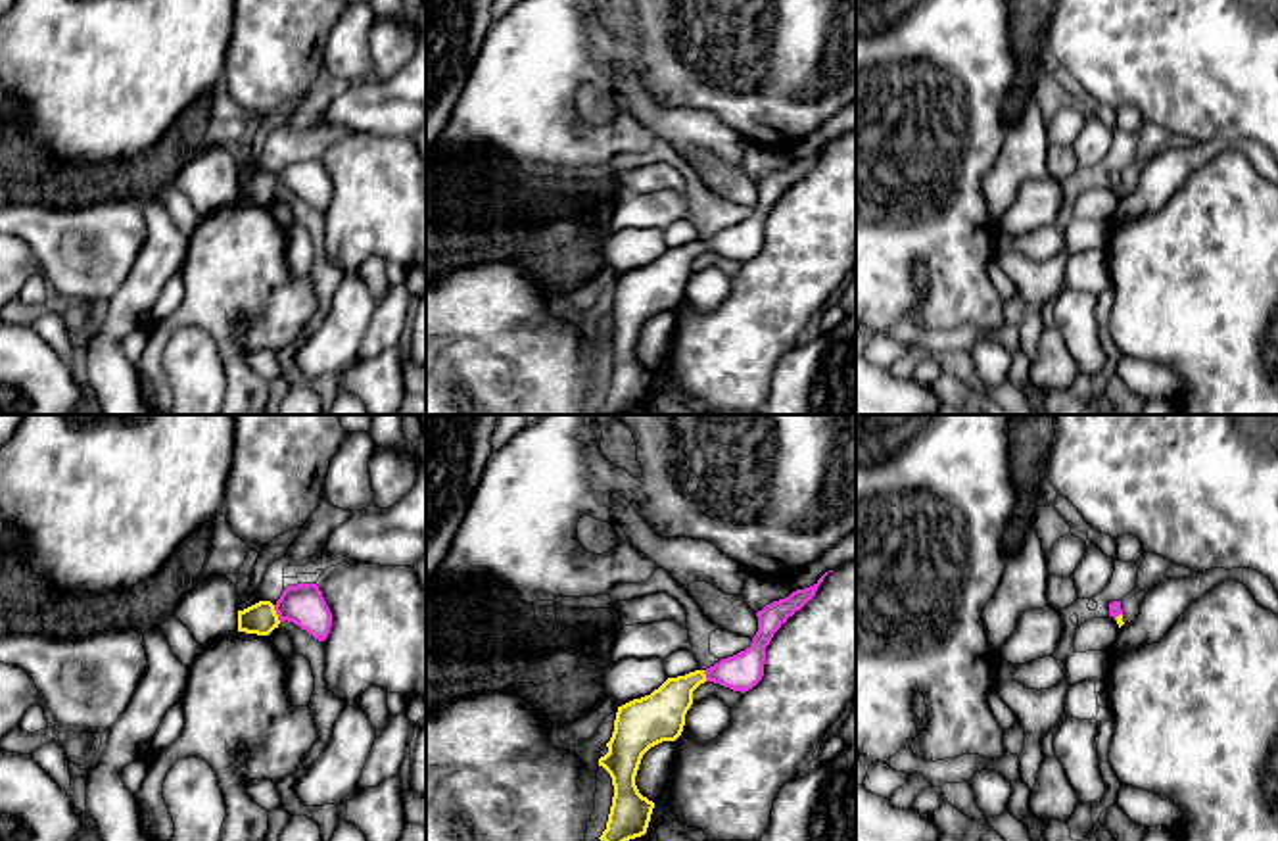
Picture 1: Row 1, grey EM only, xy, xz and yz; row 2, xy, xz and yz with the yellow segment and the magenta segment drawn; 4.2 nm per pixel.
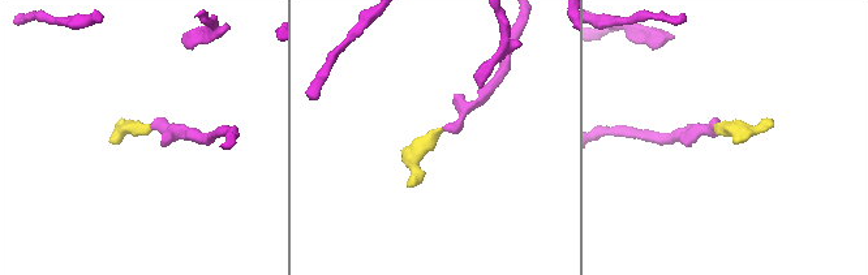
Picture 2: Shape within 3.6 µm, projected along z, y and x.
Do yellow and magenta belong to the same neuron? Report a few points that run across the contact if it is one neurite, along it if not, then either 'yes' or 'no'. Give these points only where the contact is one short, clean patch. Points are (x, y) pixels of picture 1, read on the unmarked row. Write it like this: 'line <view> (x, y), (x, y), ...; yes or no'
line xy (261, 189), (275, 183), (292, 175), (304, 175); yes

